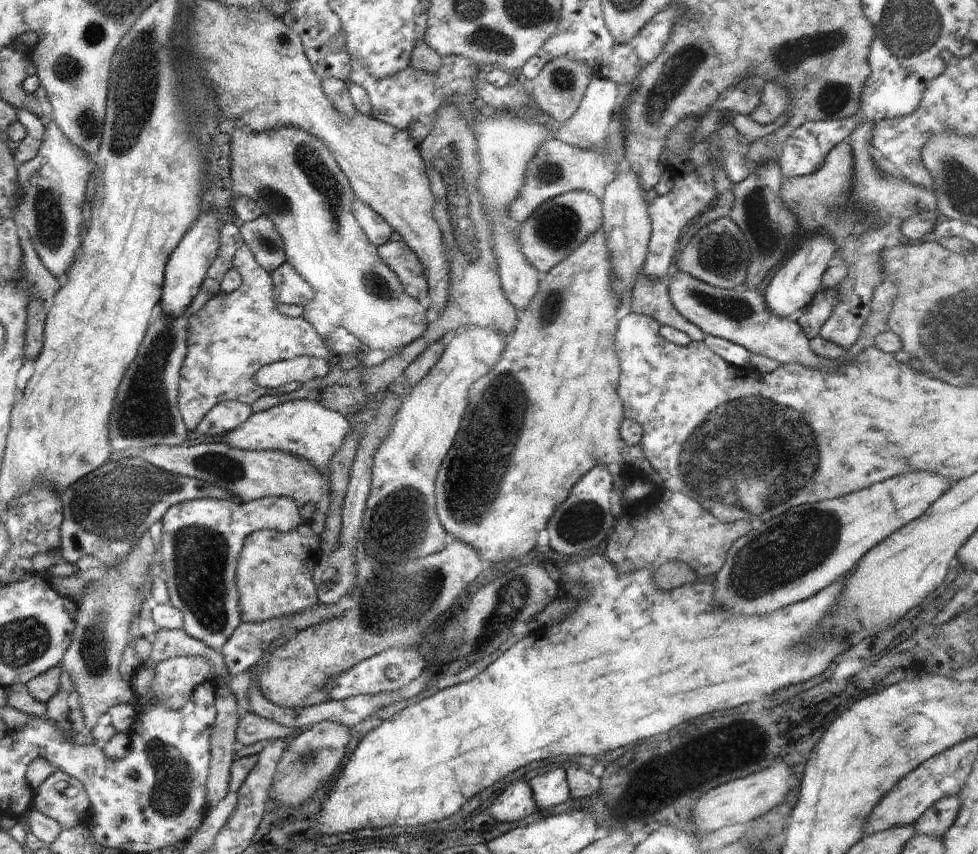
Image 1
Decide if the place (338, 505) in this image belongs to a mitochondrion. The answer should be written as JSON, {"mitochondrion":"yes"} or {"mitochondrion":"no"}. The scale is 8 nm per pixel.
{"mitochondrion":"no"}

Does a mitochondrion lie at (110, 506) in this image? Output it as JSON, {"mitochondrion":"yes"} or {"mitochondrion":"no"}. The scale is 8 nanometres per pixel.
{"mitochondrion":"yes"}

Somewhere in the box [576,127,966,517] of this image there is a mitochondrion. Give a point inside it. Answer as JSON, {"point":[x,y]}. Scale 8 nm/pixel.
{"point":[720,256]}

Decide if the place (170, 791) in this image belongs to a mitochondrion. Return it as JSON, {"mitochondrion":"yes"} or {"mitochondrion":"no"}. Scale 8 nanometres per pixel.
{"mitochondrion":"yes"}

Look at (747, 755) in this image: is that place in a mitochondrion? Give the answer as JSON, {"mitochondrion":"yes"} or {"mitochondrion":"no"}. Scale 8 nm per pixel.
{"mitochondrion":"no"}

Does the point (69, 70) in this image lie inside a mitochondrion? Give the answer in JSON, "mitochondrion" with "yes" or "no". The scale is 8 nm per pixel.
{"mitochondrion":"yes"}

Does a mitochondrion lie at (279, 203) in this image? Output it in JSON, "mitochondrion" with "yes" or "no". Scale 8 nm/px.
{"mitochondrion":"yes"}

